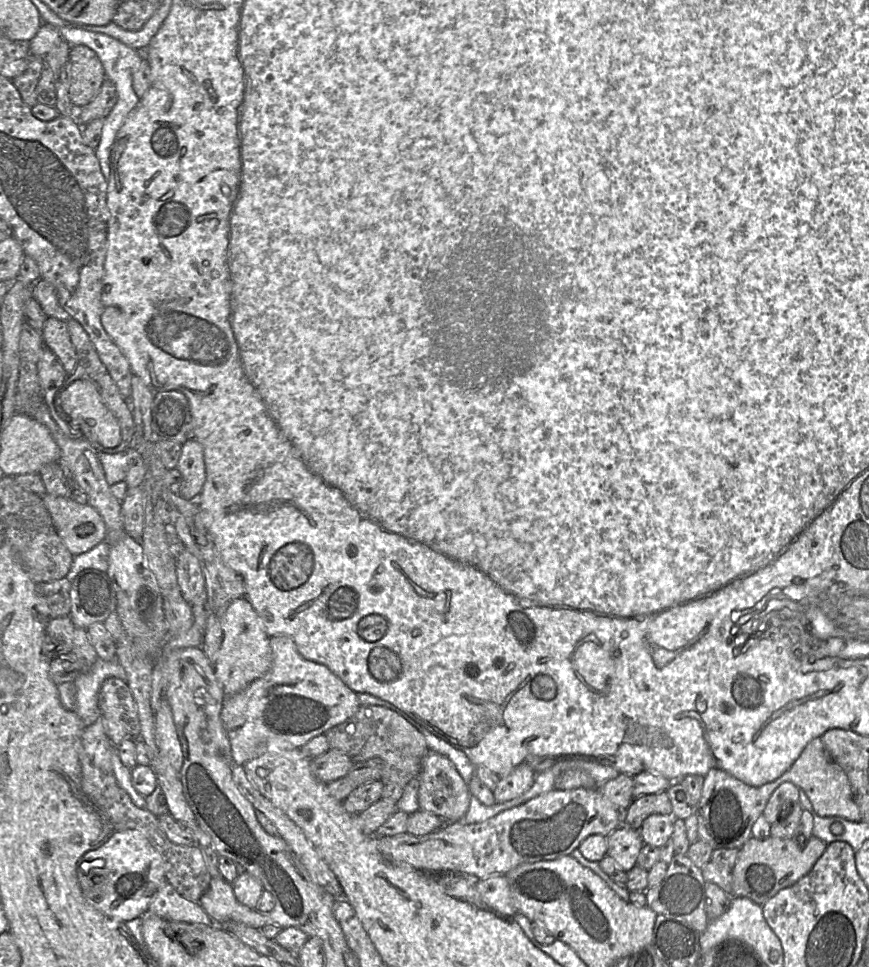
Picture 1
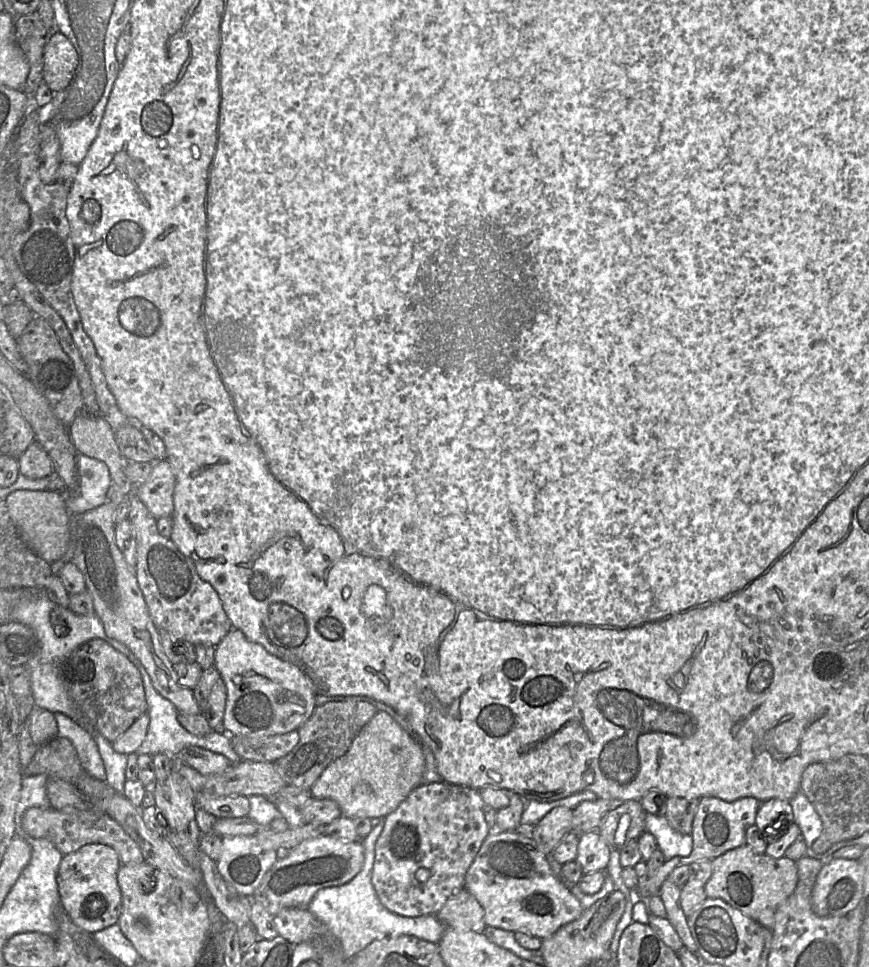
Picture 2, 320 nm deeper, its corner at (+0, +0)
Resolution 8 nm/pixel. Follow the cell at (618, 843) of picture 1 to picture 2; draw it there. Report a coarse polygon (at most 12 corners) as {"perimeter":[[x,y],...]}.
{"perimeter":[[597,830],[579,835],[583,874],[605,871],[611,848]]}

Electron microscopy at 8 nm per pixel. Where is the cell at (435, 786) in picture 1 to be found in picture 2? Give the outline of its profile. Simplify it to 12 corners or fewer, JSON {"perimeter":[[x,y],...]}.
{"perimeter":[[377,711],[310,788],[382,819],[422,782],[424,747]]}

